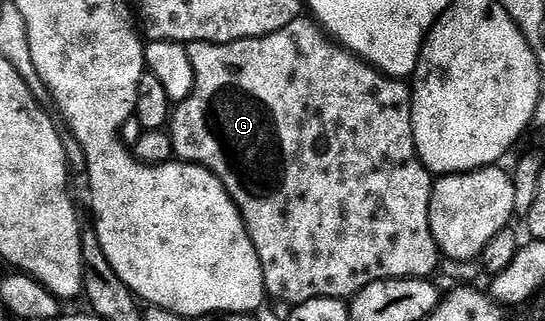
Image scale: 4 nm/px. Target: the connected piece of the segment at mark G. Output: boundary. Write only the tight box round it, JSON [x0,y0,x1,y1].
[167,17,439,305]

